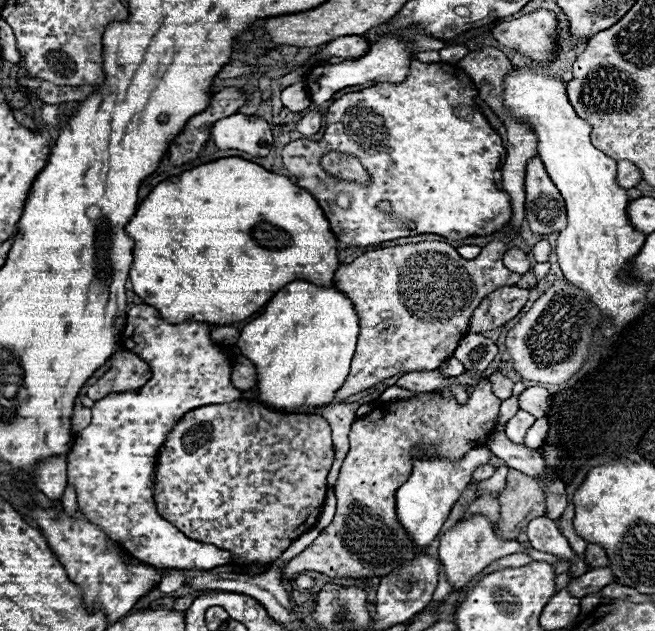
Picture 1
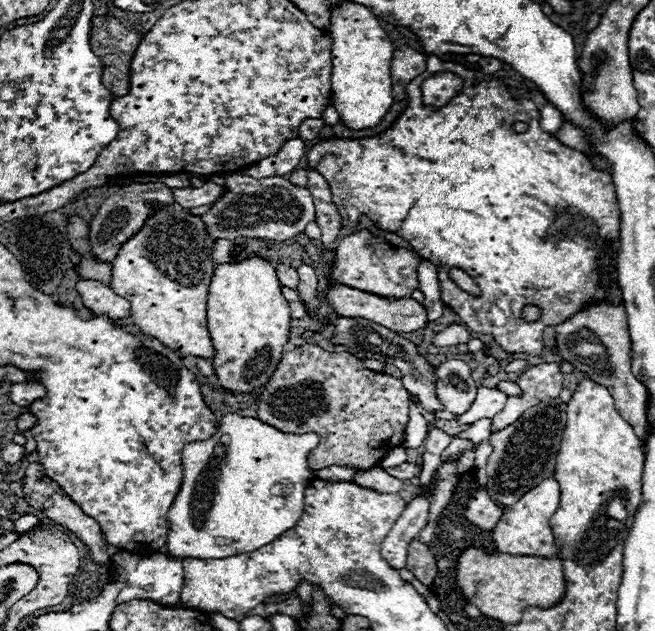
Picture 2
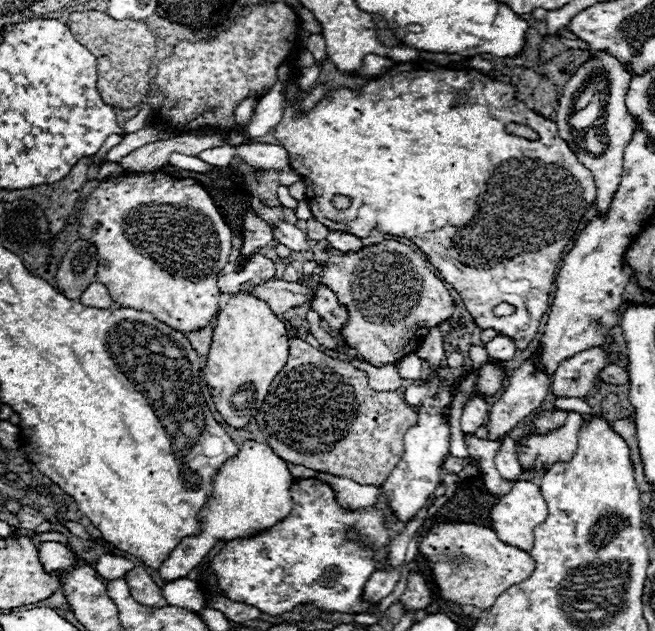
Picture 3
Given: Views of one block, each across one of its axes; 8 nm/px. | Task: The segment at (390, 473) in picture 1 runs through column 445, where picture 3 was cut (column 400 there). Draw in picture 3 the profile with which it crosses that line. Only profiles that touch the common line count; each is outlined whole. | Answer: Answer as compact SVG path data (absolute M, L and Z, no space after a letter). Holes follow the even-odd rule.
M290 338L290 356L286 366L270 384L270 392L256 414L256 422L266 436L268 446L292 464L302 464L310 470L344 476L358 484L380 488L404 454L404 434L418 420L418 414L406 406L398 392L376 392L368 386L368 374L354 368L350 362L332 358L318 348L312 348L300 338Z

